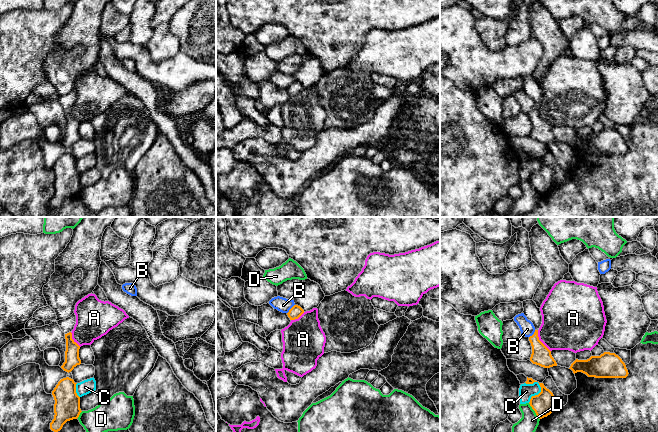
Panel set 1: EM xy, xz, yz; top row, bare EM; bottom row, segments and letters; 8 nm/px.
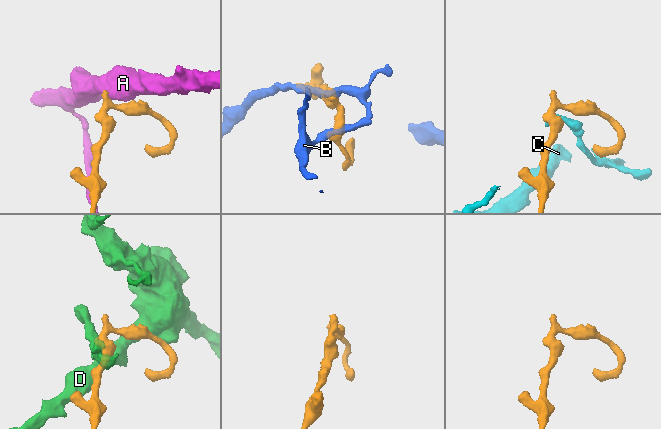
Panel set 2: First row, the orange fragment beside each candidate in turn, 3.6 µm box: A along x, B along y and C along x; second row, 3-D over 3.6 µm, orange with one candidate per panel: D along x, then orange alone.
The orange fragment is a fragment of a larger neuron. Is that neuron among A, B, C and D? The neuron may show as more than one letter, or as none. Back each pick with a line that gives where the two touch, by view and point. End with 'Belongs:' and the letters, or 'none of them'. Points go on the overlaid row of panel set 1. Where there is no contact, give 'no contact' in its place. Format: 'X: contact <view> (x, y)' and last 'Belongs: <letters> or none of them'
Belongs: none of them

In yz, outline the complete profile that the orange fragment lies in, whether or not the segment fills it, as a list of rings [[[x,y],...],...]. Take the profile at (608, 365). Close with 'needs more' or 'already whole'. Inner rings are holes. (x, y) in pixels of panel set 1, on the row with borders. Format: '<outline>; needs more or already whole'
[[[604,352],[587,360],[576,359],[570,366],[573,373],[582,372],[595,378],[626,378],[628,370],[622,359],[615,353]]]; already whole

